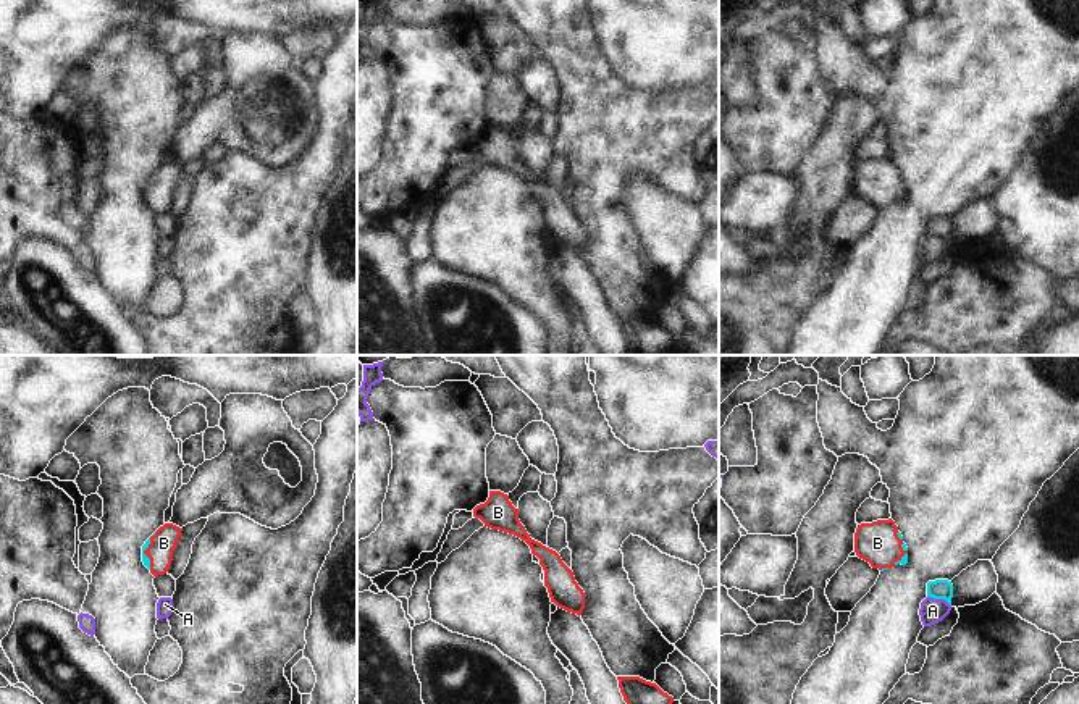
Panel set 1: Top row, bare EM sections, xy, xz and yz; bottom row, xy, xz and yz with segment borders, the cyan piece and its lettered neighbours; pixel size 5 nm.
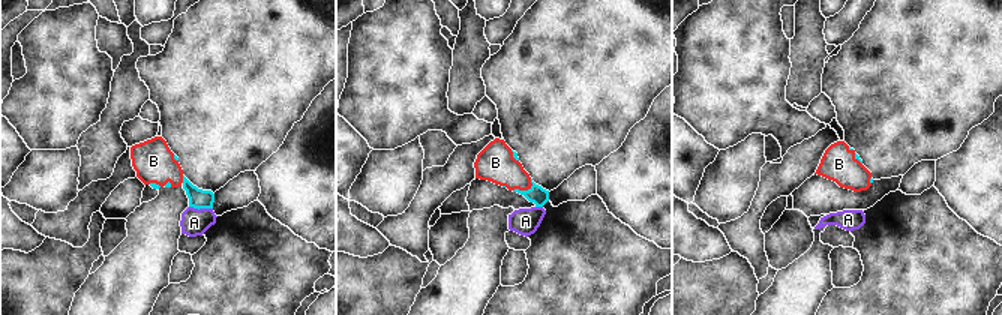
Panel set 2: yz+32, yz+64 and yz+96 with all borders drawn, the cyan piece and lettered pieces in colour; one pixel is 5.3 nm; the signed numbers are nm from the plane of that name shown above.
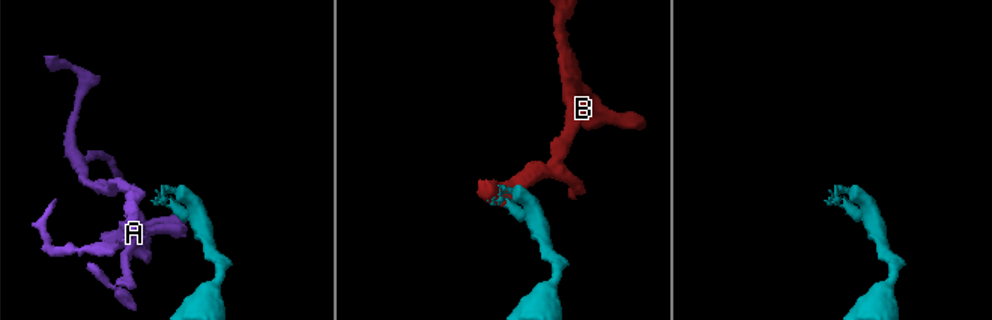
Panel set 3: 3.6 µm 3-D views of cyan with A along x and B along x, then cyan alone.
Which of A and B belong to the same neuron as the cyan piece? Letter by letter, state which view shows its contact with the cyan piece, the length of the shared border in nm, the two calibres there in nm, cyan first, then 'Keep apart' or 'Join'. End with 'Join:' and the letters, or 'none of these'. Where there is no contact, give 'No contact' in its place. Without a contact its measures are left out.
A: Touches cyan in yz. Shared border 130 nm. Thickness 100 nm (cyan) against 130 nm. Keep apart
B: Touches cyan in xy. Shared border 190 nm. Thickness 40 nm (cyan) against 130 nm. Join
Join: B.

